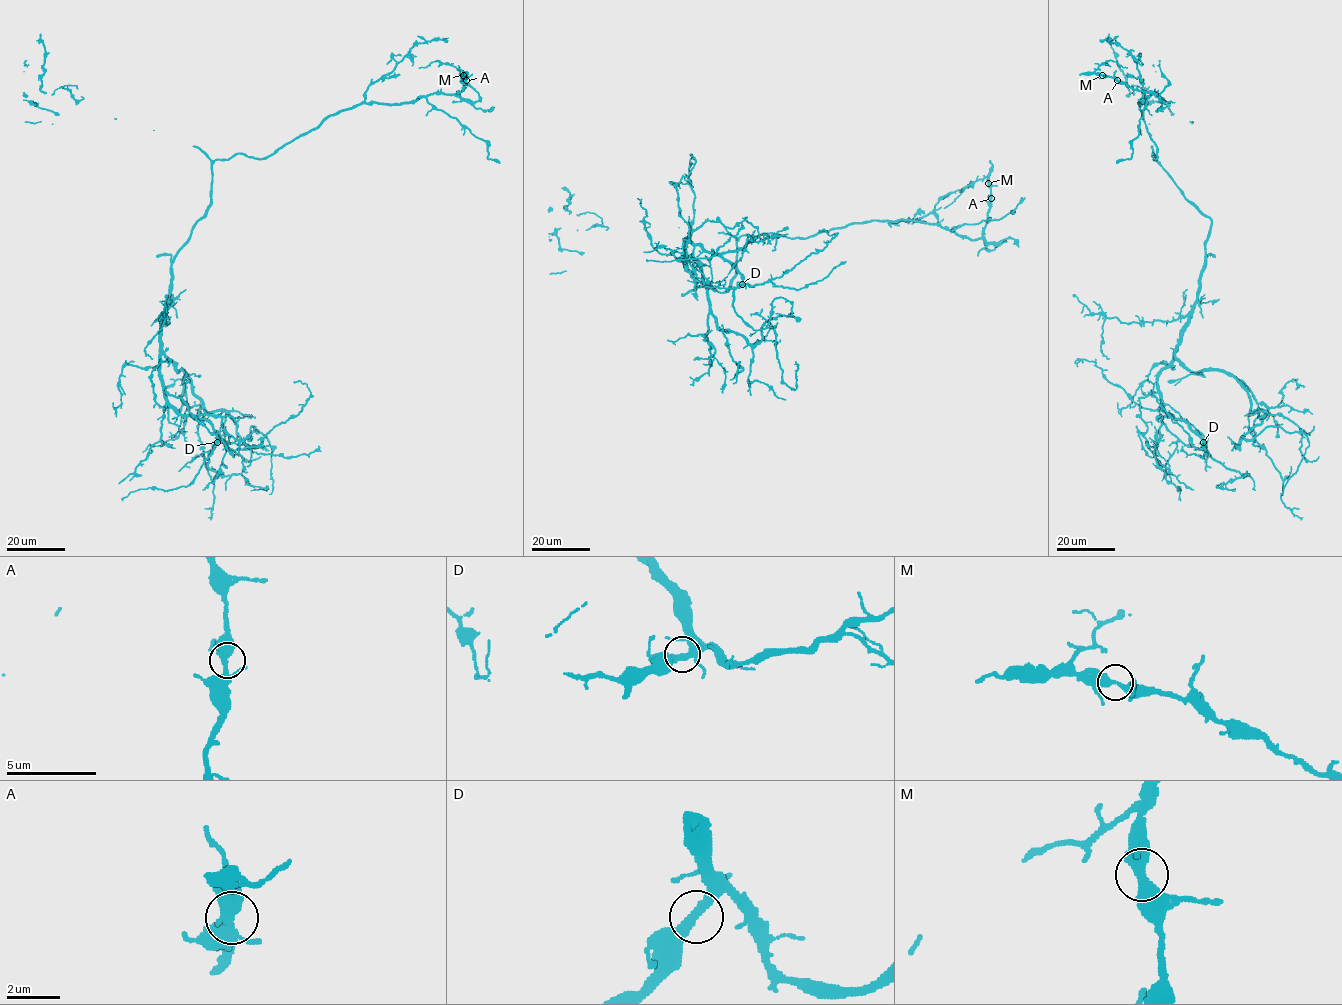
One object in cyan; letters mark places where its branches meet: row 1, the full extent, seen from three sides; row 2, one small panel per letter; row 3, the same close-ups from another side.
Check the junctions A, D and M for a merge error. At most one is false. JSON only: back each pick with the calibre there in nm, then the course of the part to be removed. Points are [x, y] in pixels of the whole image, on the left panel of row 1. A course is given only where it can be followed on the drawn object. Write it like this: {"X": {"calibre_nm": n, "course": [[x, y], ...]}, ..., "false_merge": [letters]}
{"false_merge": []}

